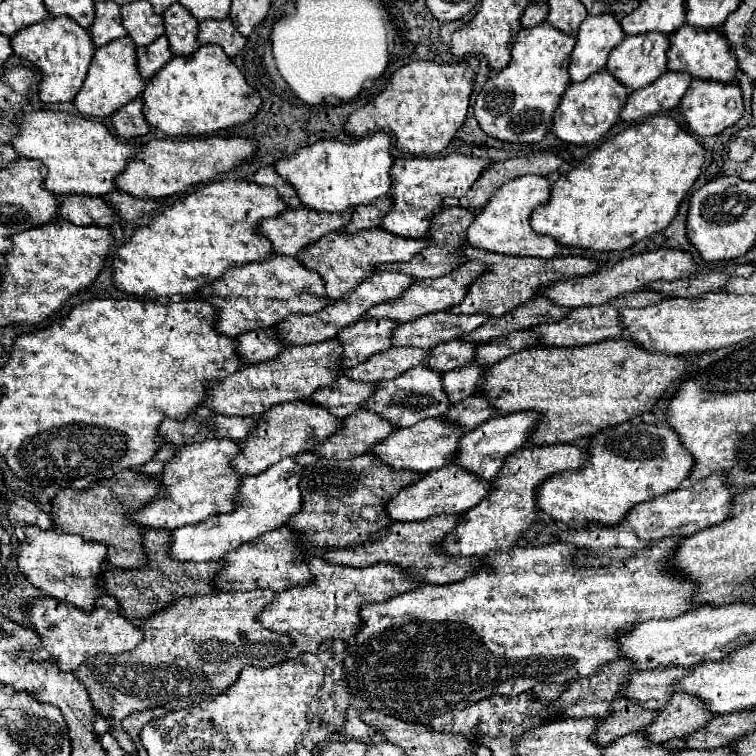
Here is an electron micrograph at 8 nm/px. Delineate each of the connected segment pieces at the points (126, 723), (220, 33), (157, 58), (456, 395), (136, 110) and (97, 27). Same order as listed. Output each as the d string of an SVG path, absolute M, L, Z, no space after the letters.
M149 708L149 710L139 710L139 712L131 712L123 722L123 730L131 736L131 738L137 738L143 724L151 722L153 718L159 718L159 716L165 716L165 708Z
M229 18L223 20L203 20L199 22L199 42L201 44L217 44L225 50L229 58L237 56L245 46L245 38L235 30Z
M159 36L149 46L137 46L135 54L137 54L137 70L145 80L149 80L173 56L169 50L167 36Z
M467 364L463 368L455 368L451 372L441 374L441 386L447 392L447 398L451 404L457 404L465 400L467 396L475 394L475 388L479 384L481 374L485 368L479 368L477 364Z
M135 98L129 104L125 104L123 108L119 108L113 116L111 122L117 130L119 136L123 138L137 138L149 132L149 126L145 124L143 118L143 100Z
M99 2L95 4L95 20L89 28L93 44L105 46L111 40L127 36L121 20L119 20L119 6L115 2Z

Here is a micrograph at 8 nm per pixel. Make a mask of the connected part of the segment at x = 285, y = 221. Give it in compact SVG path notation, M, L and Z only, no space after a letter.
M287 208L275 218L261 220L263 224L257 226L257 232L269 238L275 254L297 256L303 246L311 244L313 240L319 240L327 232L343 228L351 212L353 208L349 208L347 216L343 216L331 212L311 212L309 208Z

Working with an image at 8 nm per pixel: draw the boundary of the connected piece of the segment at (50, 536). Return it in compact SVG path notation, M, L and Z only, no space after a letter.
M25 526L25 542L19 544L17 568L45 596L51 596L59 602L91 612L95 600L99 598L99 594L103 594L103 590L99 588L99 572L101 566L105 564L103 560L105 552L107 548L103 548L103 544L85 542L77 534Z

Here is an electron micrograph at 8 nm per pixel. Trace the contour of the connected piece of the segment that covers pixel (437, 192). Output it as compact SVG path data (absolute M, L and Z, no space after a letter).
M449 154L445 158L427 158L427 156L411 156L411 158L397 158L391 166L391 210L383 216L379 228L391 232L395 236L405 238L423 238L429 228L429 220L443 198L453 196L461 198L471 188L471 184L481 176L487 160L471 158L463 154Z

